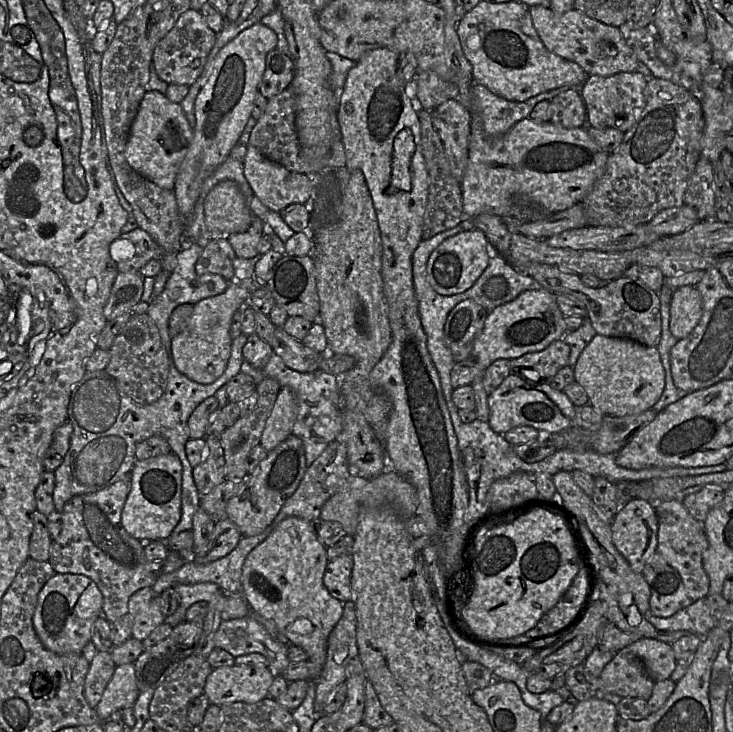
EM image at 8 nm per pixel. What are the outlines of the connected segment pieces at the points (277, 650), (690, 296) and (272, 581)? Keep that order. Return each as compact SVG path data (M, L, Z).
M251 616L222 621L214 635L214 646L226 650L234 657L262 654L276 675L282 675L290 663L288 647L273 639Z
M682 286L672 292L669 328L678 340L687 337L703 313L703 301L695 286Z
M288 517L282 520L270 533L270 535L262 543L252 549L247 555L242 567L241 594L243 594L244 599L253 613L274 621L278 630L287 638L289 644L303 649L308 654L307 661L316 666L320 666L321 670L323 670L327 658L327 639L343 614L343 603L332 597L323 584L323 575L328 559L326 556L326 547L317 537L316 524L317 522L310 522L297 517Z

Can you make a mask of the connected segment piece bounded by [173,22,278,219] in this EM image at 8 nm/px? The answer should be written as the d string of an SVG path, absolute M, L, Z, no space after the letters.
M258 22L239 33L216 55L212 73L195 100L193 139L179 166L173 189L179 212L185 219L192 214L204 180L229 157L230 151L238 143L251 117L255 95L265 71L266 55L277 48L277 43L277 34Z

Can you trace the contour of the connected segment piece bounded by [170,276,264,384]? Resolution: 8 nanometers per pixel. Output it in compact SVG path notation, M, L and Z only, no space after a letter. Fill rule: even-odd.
M255 276L251 282L230 281L223 293L193 305L187 325L171 341L170 358L180 373L200 384L211 384L223 374L231 353L230 326L234 312L247 304L251 290L261 285L264 283L258 282Z

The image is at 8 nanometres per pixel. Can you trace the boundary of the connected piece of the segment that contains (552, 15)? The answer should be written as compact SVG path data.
M529 7L533 25L544 46L552 53L579 64L589 76L610 76L635 72L639 63L634 50L627 45L619 27L604 24L575 9L558 14L549 7Z

